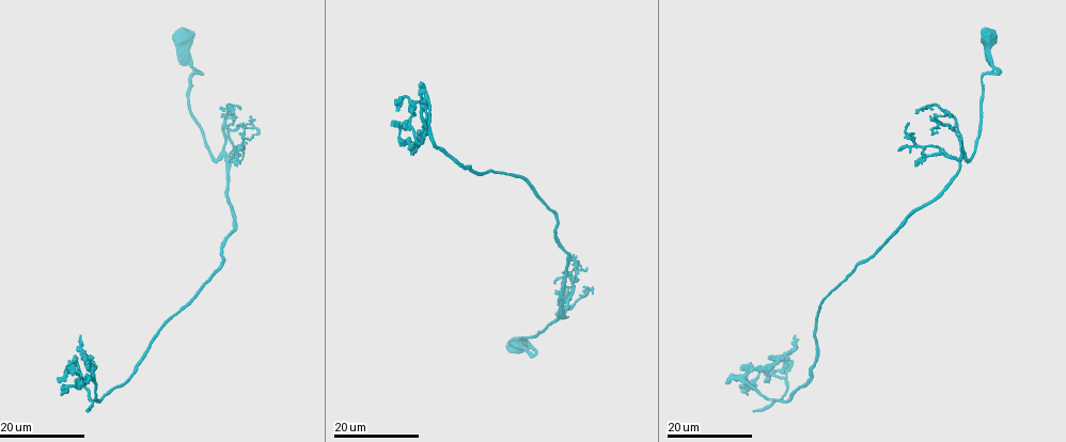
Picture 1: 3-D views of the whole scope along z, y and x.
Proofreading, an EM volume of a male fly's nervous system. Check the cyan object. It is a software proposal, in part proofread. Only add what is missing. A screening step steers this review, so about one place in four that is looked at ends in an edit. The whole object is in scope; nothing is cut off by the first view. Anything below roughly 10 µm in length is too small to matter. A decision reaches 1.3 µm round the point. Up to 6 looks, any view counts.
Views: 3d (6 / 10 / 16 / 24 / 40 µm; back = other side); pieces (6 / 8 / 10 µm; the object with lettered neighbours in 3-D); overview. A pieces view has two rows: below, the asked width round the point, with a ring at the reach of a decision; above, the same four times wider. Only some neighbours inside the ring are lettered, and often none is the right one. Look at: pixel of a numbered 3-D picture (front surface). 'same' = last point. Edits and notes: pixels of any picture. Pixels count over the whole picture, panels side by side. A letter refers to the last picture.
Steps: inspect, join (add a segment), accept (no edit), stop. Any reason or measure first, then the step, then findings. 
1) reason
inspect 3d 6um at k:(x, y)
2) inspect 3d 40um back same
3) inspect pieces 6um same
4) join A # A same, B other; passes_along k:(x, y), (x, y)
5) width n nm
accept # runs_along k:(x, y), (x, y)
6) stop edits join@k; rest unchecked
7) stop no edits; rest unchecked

an open end
inspect 3d 24um at 1:(419, 82)

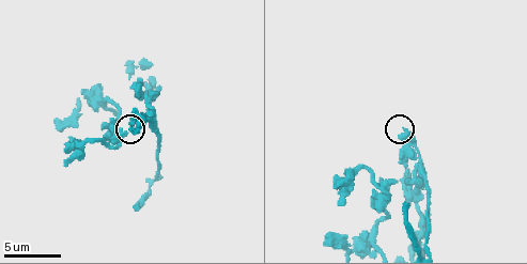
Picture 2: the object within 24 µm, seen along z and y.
inspect pieces 6um at 2:(406, 130)

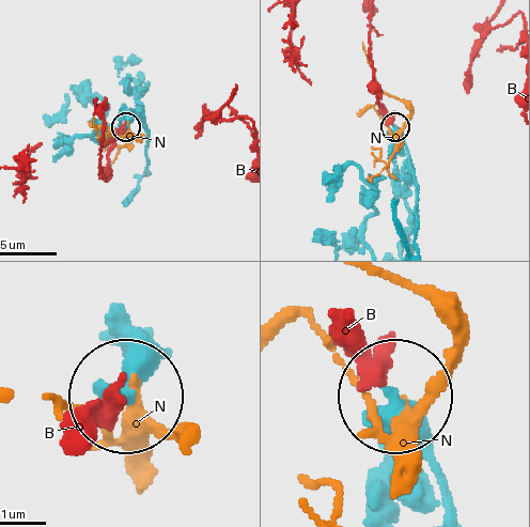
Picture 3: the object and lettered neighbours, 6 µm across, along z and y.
accept # B other, N other; none of them fits

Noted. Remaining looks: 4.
an open end
inspect 3d 16um at 1:(79, 337)

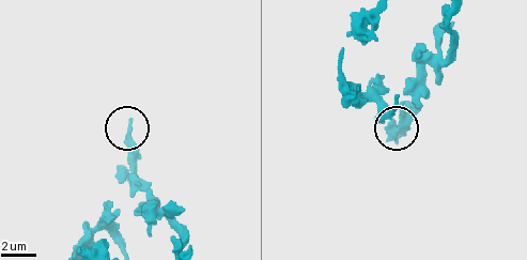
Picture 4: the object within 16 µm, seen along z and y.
inspect pieces 8um at 4:(131, 122)

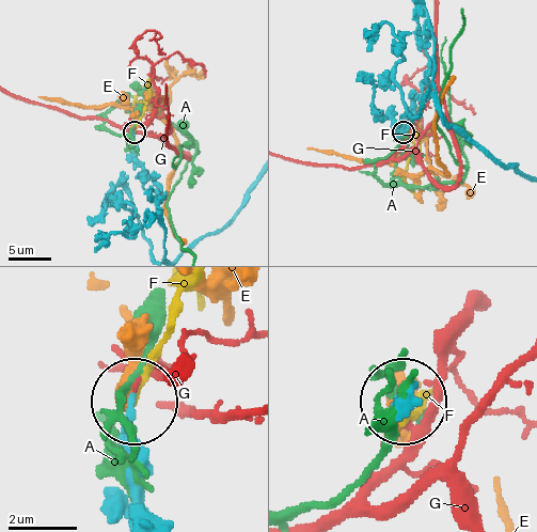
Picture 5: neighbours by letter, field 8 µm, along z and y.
width 210 nm
accept # A other, E other, F other, G other; none of them fits

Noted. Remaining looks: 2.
an open end
inspect pieces 8um at 2:(405, 202)

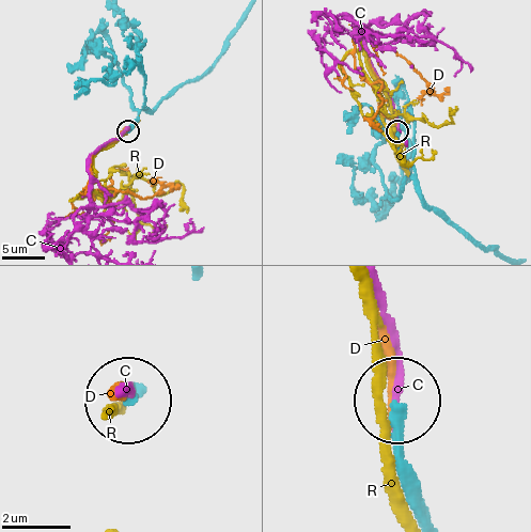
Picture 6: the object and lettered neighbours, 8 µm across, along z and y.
accept # C other, D other, R other; no lettered segment goes on from it

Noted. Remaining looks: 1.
stop no edits; rest unchecked

